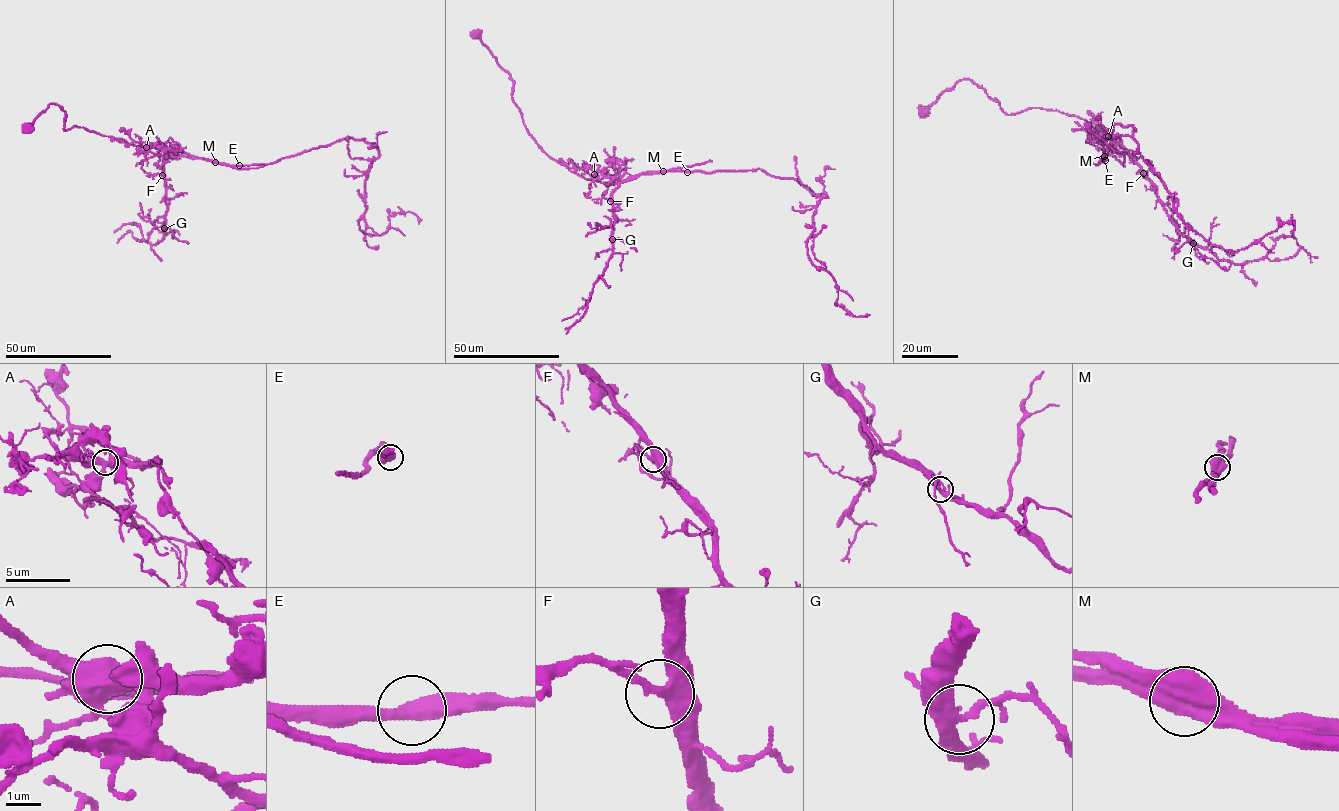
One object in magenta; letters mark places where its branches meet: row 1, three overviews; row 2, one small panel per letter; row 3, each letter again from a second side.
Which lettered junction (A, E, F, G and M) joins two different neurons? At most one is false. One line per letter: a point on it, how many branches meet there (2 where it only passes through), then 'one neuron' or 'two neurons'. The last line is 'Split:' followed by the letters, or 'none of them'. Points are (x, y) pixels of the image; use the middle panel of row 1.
A: at (594, 174); 3 branches meet; one neuron
E: at (687, 172); 2 branches meet; one neuron
F: at (610, 201); 3 branches meet; one neuron
G: at (612, 239); 3 branches meet; one neuron
M: at (663, 171); 2 branches meet; two neurons
Split: M

